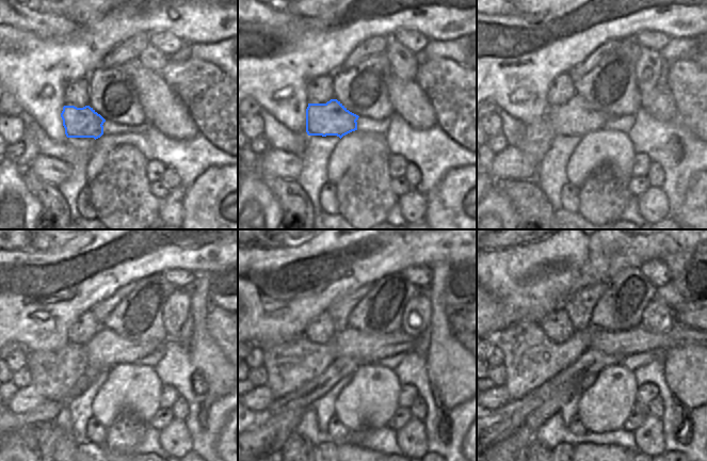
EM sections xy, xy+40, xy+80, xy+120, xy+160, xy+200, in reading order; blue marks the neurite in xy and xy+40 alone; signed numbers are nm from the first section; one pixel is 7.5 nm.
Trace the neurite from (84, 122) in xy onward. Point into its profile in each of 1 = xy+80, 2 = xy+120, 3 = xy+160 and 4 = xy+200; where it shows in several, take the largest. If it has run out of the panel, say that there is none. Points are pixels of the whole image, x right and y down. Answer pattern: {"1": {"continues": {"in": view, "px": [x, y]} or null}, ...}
{"1": {"continues": {"in": "xy+80", "px": [576, 116]}}, "2": {"continues": {"in": "xy+120", "px": [106, 349]}}, "3": {"continues": {"in": "xy+160", "px": [353, 348]}}, "4": {"continues": {"in": "xy+200", "px": [607, 348]}}}

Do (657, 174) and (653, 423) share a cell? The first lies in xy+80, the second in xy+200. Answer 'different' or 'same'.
different

